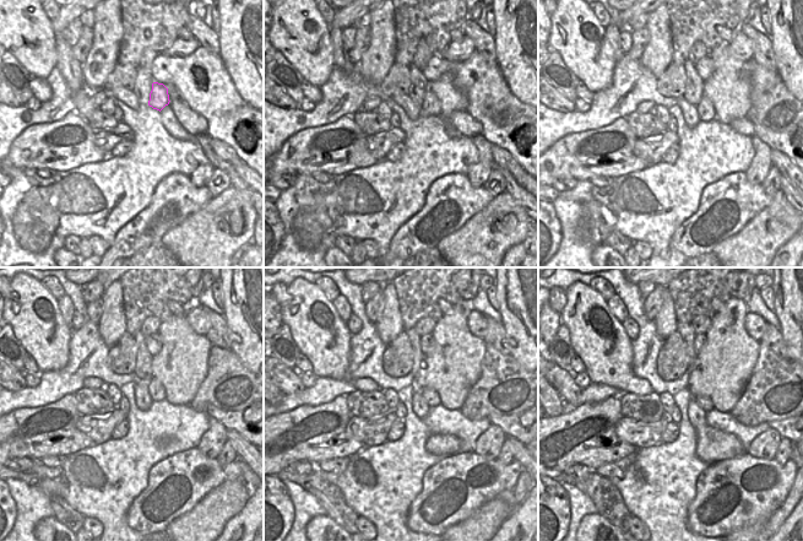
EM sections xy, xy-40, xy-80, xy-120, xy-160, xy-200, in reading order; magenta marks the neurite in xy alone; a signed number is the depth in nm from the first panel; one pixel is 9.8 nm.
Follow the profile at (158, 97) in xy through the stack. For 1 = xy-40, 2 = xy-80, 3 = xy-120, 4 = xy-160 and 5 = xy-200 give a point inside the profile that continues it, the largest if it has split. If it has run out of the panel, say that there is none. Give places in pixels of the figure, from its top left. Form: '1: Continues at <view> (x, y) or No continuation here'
1: Continues at xy-40 (432, 107)
2: Continues at xy-80 (706, 112)
3: Continues at xy-120 (156, 390)
4: Continues at xy-160 (432, 396)
5: Continues at xy-200 (704, 402).

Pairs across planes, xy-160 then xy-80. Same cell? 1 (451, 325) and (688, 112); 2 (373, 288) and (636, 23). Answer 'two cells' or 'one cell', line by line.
1: two cells
2: one cell

